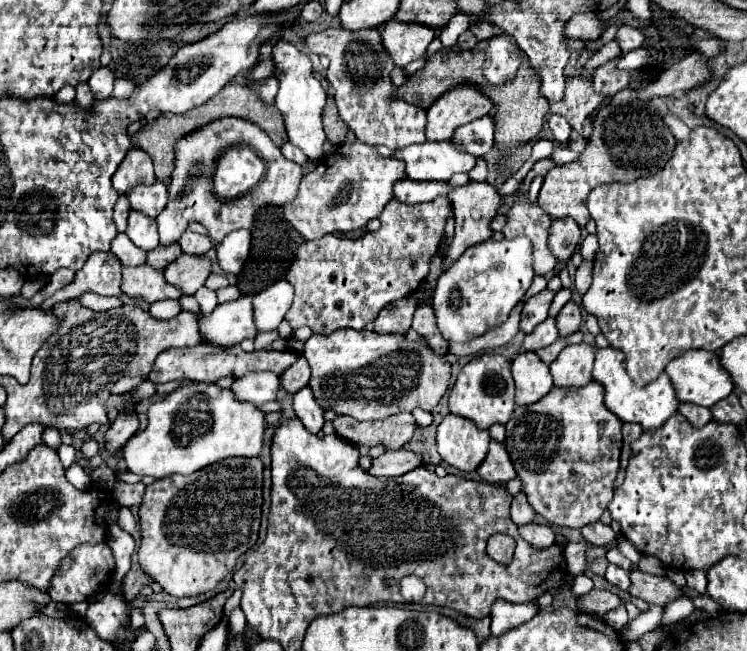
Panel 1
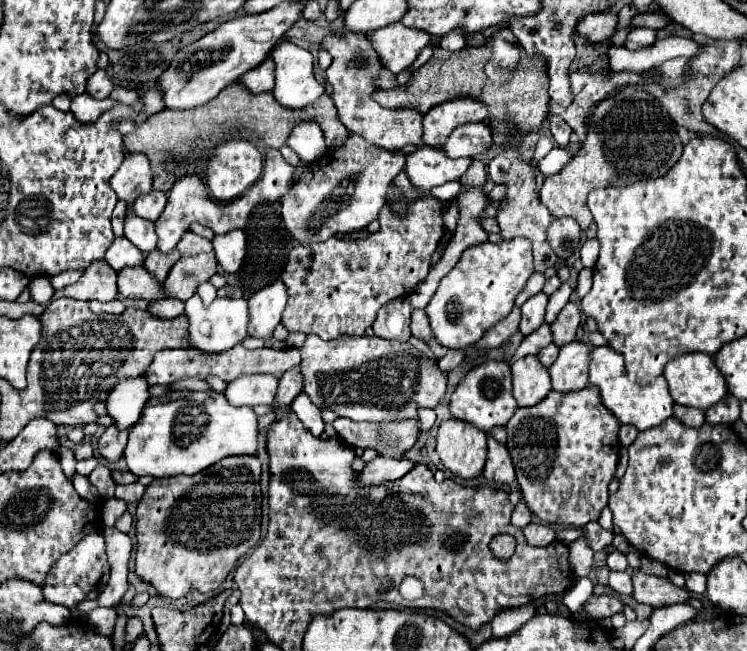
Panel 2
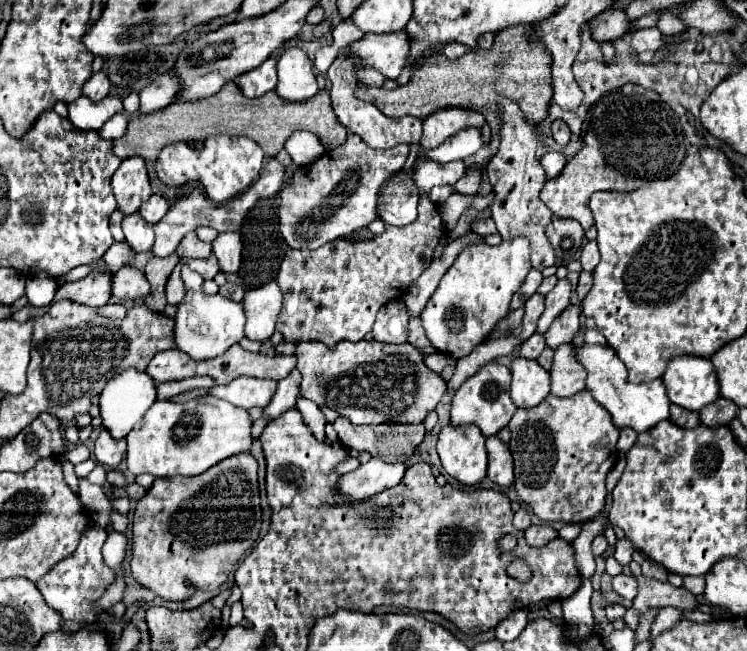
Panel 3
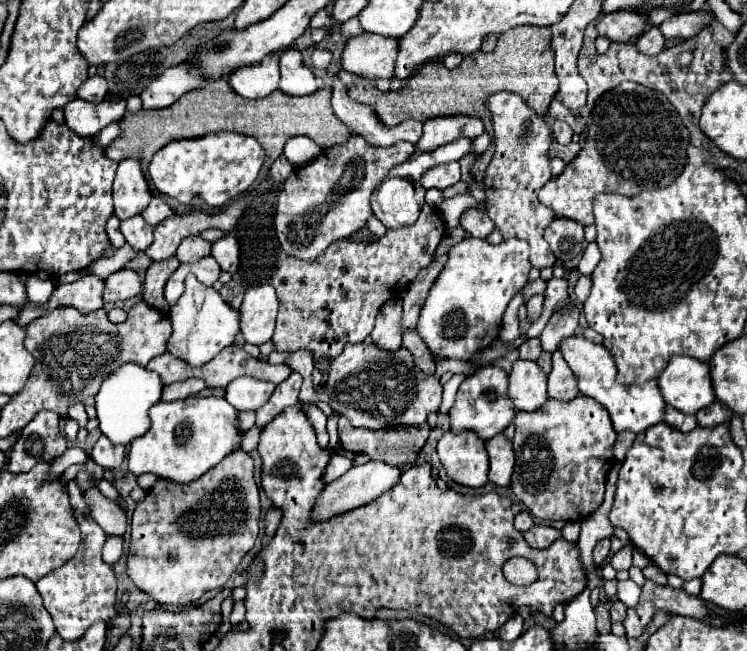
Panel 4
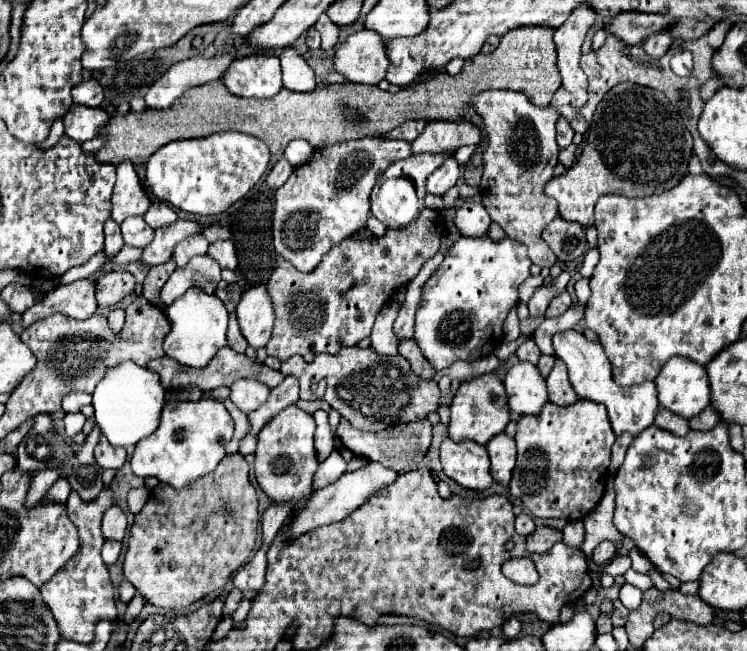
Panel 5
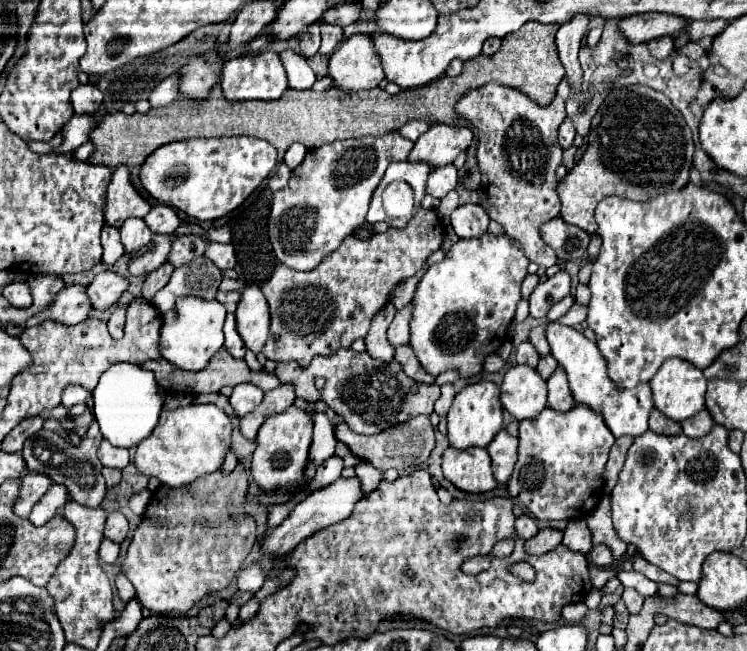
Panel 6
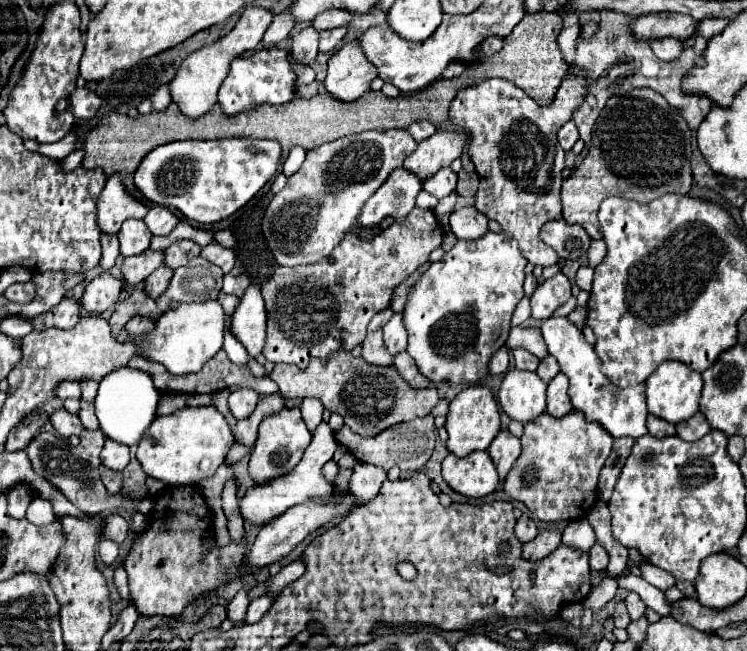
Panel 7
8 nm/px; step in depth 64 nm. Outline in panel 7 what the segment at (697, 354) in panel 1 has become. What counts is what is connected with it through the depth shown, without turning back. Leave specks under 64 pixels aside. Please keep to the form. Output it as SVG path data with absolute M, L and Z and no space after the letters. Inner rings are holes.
M664 362L660 364L652 376L648 376L646 380L646 404L648 404L648 412L652 416L658 416L670 424L678 424L682 420L692 418L700 406L700 392L702 392L702 376L690 368L686 368L680 362Z

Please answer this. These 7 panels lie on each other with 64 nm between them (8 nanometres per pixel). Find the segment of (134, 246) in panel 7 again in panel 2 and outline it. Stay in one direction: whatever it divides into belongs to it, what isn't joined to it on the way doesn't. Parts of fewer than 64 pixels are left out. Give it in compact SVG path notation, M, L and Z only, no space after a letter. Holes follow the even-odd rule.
M128 210L124 220L124 236L142 252L152 252L158 240L154 232L154 224L136 216L132 210Z

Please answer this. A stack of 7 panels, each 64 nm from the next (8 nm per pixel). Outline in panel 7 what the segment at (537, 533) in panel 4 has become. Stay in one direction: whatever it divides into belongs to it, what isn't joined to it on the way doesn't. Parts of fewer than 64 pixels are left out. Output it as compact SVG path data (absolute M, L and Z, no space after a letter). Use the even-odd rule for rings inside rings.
M542 530L532 542L524 544L522 548L522 558L524 560L542 560L548 554L554 552L554 548L560 546L560 532L558 530Z

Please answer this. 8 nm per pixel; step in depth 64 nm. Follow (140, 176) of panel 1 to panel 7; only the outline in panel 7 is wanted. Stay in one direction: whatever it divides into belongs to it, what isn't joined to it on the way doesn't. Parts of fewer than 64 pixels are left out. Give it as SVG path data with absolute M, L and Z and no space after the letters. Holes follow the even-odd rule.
M118 174L110 176L110 180L106 182L104 190L100 192L96 208L98 208L96 222L98 222L100 232L114 234L114 236L118 234L124 220L128 220L128 218L138 218L140 220L148 212L148 208L144 204L134 200L124 190L122 178Z

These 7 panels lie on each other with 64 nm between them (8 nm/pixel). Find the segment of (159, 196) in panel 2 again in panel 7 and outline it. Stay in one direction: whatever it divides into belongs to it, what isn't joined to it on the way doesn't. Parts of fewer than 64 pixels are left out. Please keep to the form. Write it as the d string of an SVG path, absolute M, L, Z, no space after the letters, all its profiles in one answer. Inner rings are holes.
M152 206L144 216L144 224L154 236L168 236L178 224L178 218L164 206Z

